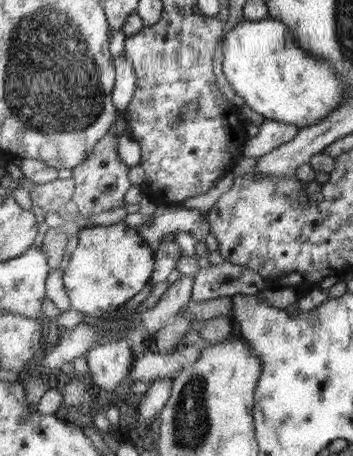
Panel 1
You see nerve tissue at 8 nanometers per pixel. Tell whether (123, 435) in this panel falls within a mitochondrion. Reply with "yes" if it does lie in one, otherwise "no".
no

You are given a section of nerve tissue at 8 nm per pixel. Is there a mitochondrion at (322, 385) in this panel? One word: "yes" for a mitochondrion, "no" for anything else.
no

